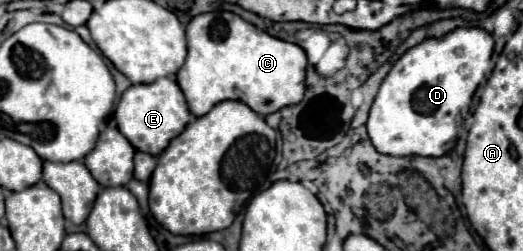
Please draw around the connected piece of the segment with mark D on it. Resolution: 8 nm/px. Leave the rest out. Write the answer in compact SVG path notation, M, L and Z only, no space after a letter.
M456 28L442 38L426 38L406 50L384 78L370 108L368 136L376 150L390 156L442 156L458 138L458 124L472 94L486 78L494 38L482 28Z

